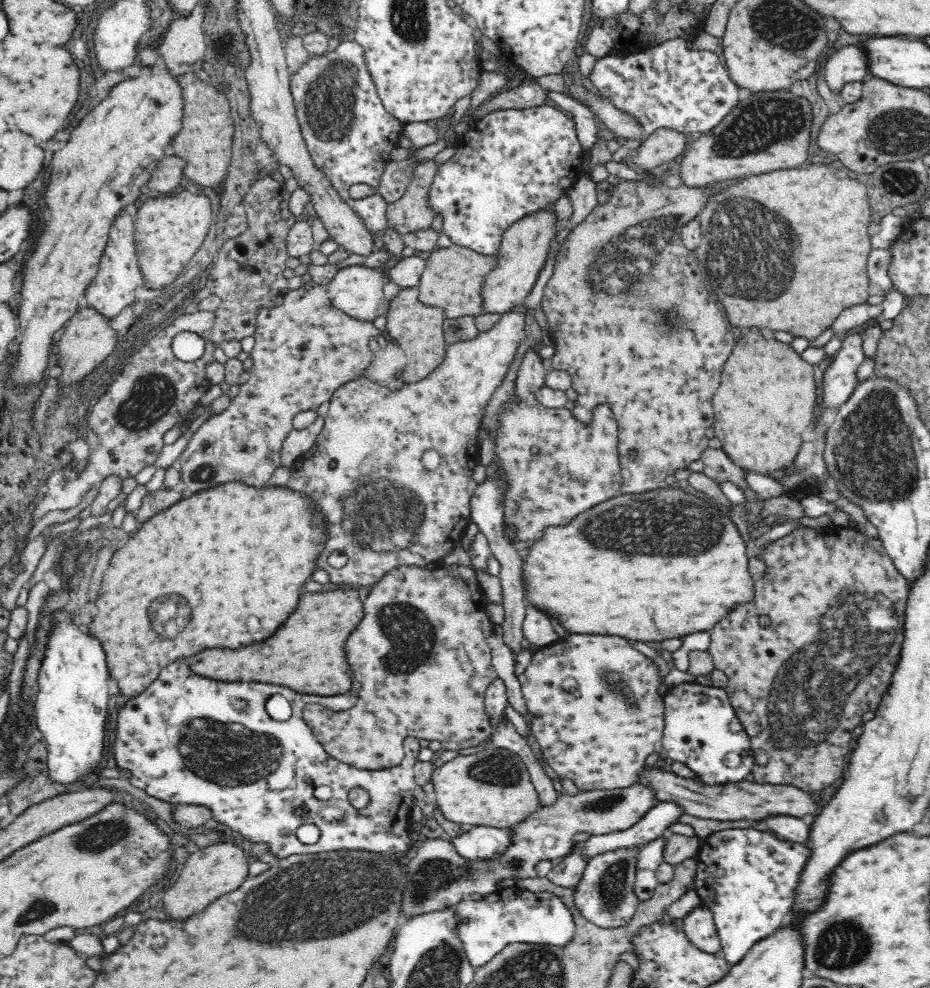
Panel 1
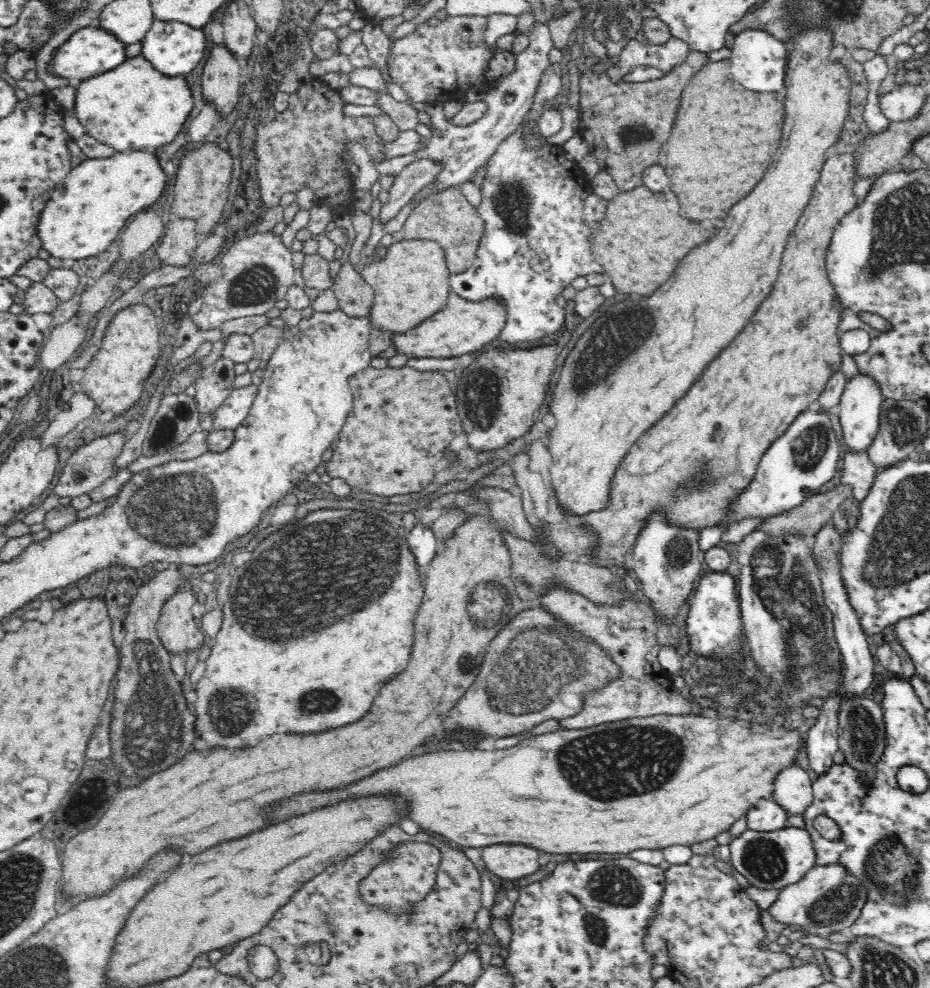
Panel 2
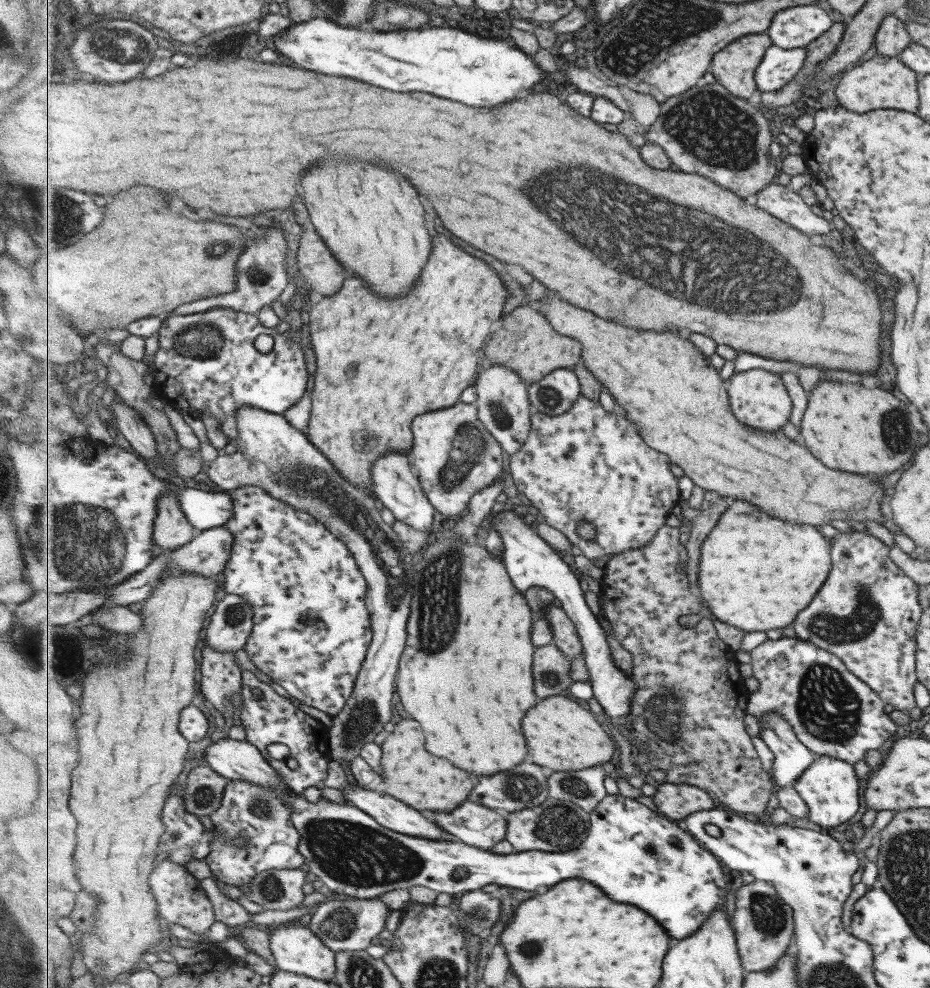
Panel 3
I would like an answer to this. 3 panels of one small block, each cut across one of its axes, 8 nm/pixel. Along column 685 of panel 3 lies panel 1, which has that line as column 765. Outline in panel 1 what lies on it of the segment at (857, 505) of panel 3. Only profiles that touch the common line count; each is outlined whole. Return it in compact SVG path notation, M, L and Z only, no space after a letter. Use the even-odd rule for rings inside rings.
M748 332L738 342L722 366L718 388L712 396L713 429L722 449L740 469L762 475L784 469L794 461L802 444L802 434L812 427L816 412L816 382L812 365L804 361L791 343L776 340L768 332Z

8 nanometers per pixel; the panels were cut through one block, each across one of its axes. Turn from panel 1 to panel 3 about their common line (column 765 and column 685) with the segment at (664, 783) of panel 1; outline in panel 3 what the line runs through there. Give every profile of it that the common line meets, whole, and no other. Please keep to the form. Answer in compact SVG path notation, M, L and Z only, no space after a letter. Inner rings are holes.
M664 782L653 797L659 813L678 823L693 813L711 810L718 804L712 793L691 784Z

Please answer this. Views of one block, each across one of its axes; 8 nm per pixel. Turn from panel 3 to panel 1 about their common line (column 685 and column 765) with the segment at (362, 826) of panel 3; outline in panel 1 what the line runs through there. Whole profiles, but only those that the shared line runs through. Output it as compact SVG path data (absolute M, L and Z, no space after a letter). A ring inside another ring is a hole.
M763 827L720 830L701 841L695 857L696 876L692 889L713 912L715 927L722 942L720 952L730 965L741 962L754 944L774 936L782 925L792 922L791 908L801 883L801 872L810 855L811 850L806 843L780 839L774 832Z

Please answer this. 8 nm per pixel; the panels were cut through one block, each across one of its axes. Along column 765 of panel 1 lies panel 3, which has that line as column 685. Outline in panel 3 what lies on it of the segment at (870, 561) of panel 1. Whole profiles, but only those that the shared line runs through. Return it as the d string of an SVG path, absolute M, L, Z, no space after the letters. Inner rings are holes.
M665 526L661 528L657 536L644 547L612 555L603 568L604 574L600 580L601 592L598 598L601 614L603 614L608 621L611 621L611 625L615 627L615 636L621 641L621 645L623 645L625 649L629 649L635 661L631 677L633 677L635 683L637 683L637 692L635 692L635 696L633 696L634 706L631 708L629 719L631 719L631 729L634 730L636 738L641 739L643 743L647 743L649 750L647 750L647 754L643 754L643 756L632 752L632 760L642 774L648 774L649 770L655 769L667 770L667 783L691 784L691 786L701 787L713 794L720 807L733 810L737 813L754 814L760 820L765 820L768 816L765 808L767 808L768 805L771 806L773 800L771 798L773 798L773 794L777 794L777 791L775 791L777 782L768 770L763 770L761 758L759 758L759 754L757 754L757 750L755 750L755 746L753 746L753 742L751 742L749 732L745 730L745 714L747 714L745 710L747 710L750 697L748 685L745 684L745 678L739 674L739 670L737 669L736 651L725 643L724 640L721 640L715 622L703 616L701 600L699 600L699 596L693 594L695 590L689 586L691 583L688 577L688 568L680 569L677 565L682 563L684 566L688 566L689 564L688 548L686 544L681 543L681 540L679 540L679 534L679 528Z

